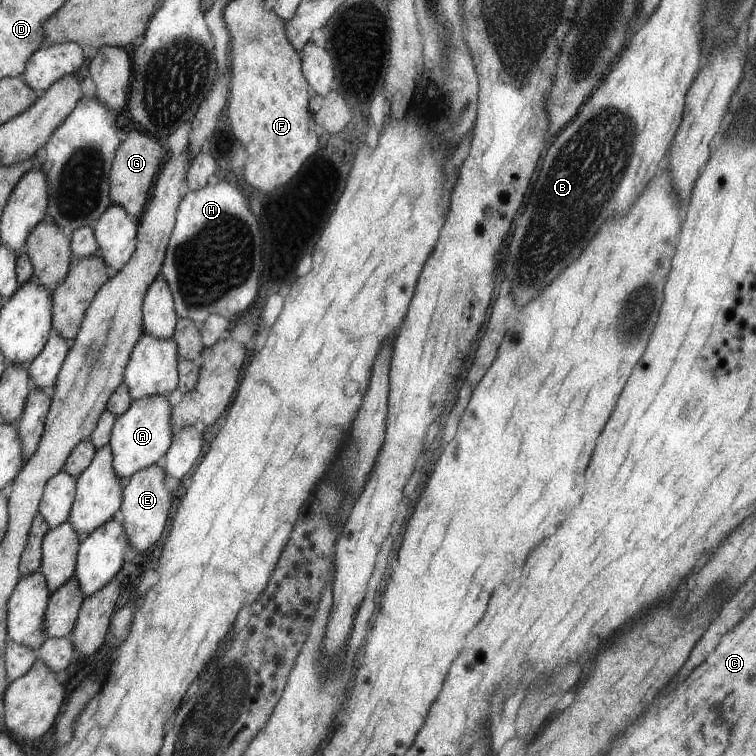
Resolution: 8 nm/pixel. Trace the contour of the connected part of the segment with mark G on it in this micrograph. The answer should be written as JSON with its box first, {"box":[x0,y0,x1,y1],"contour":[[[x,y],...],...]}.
{"box":[109,125,166,219],"contour":[[[130,125],[128,128],[127,139],[118,148],[115,155],[115,162],[111,168],[111,176],[109,178],[111,185],[111,196],[113,204],[116,203],[124,207],[132,216],[138,219],[140,214],[144,212],[152,182],[160,170],[160,164],[163,163],[166,150],[160,144],[160,139],[154,135],[146,134],[146,131],[139,127]]]}

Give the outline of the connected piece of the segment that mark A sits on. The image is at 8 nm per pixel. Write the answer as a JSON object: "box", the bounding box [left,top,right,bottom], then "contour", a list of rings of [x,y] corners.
{"box":[109,396,173,481],"contour":[[[147,396],[134,399],[130,408],[116,417],[109,444],[113,450],[115,471],[121,480],[125,481],[136,471],[161,463],[173,441],[172,412],[167,396]]]}

